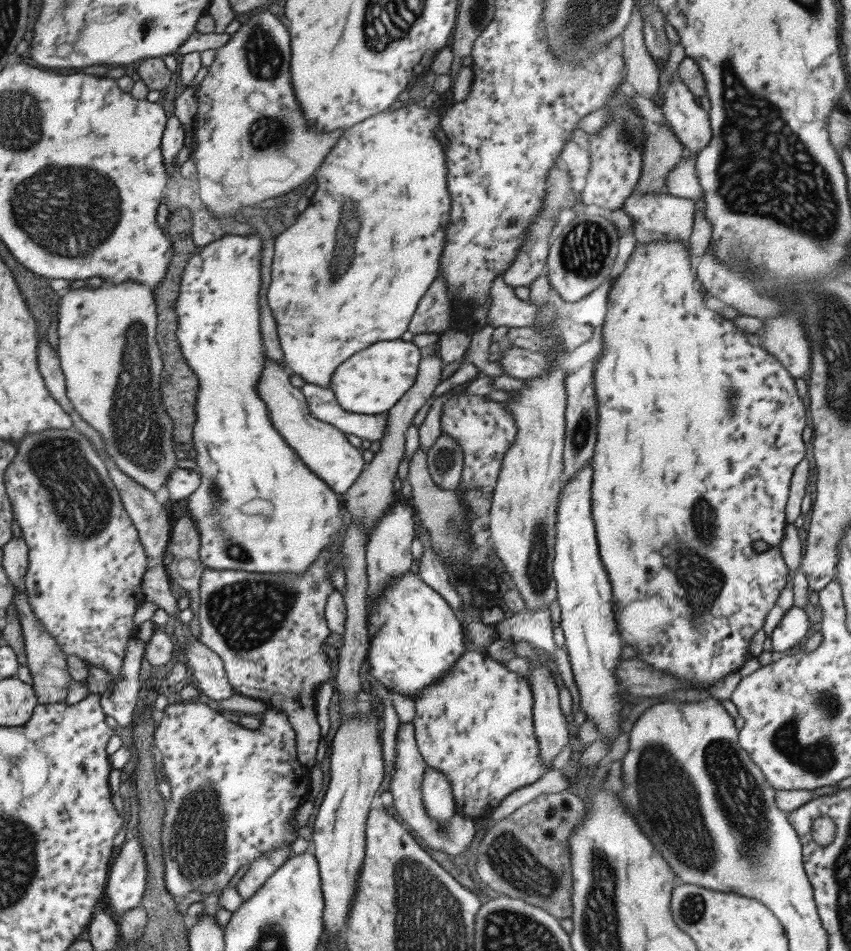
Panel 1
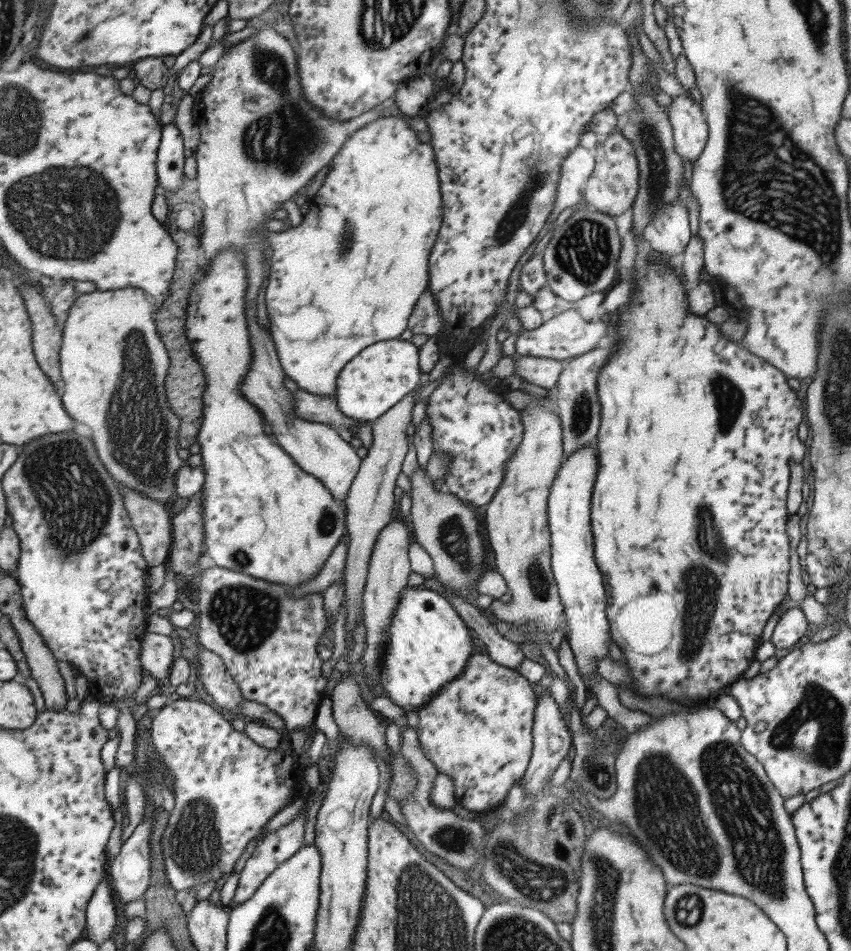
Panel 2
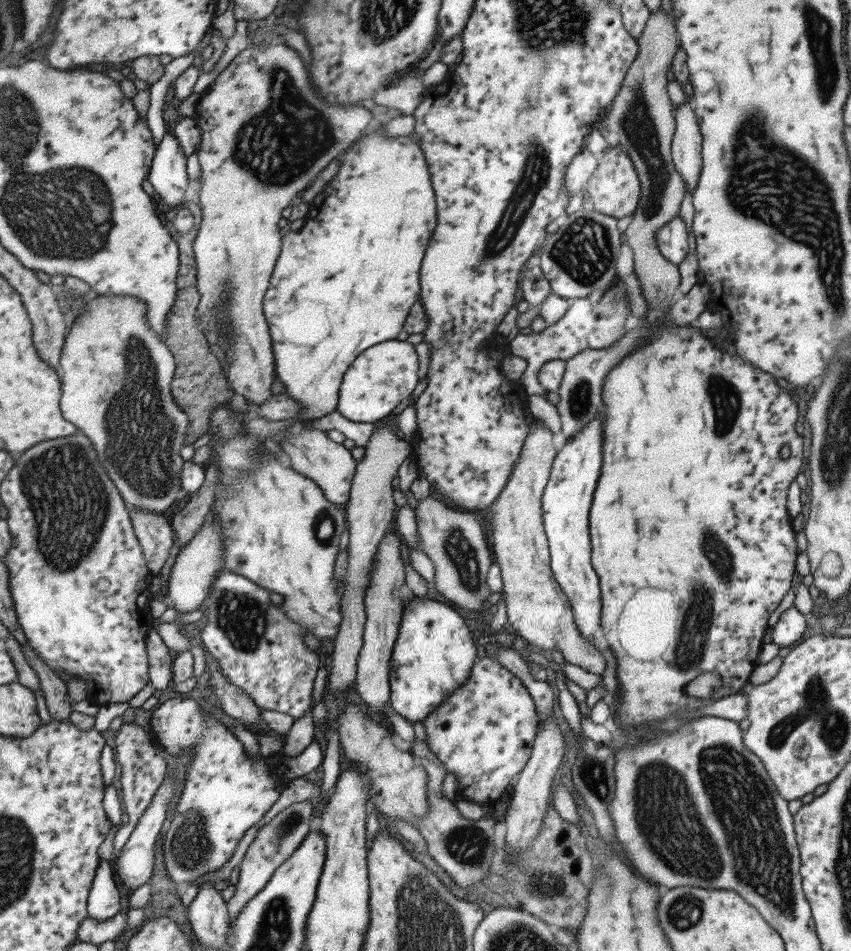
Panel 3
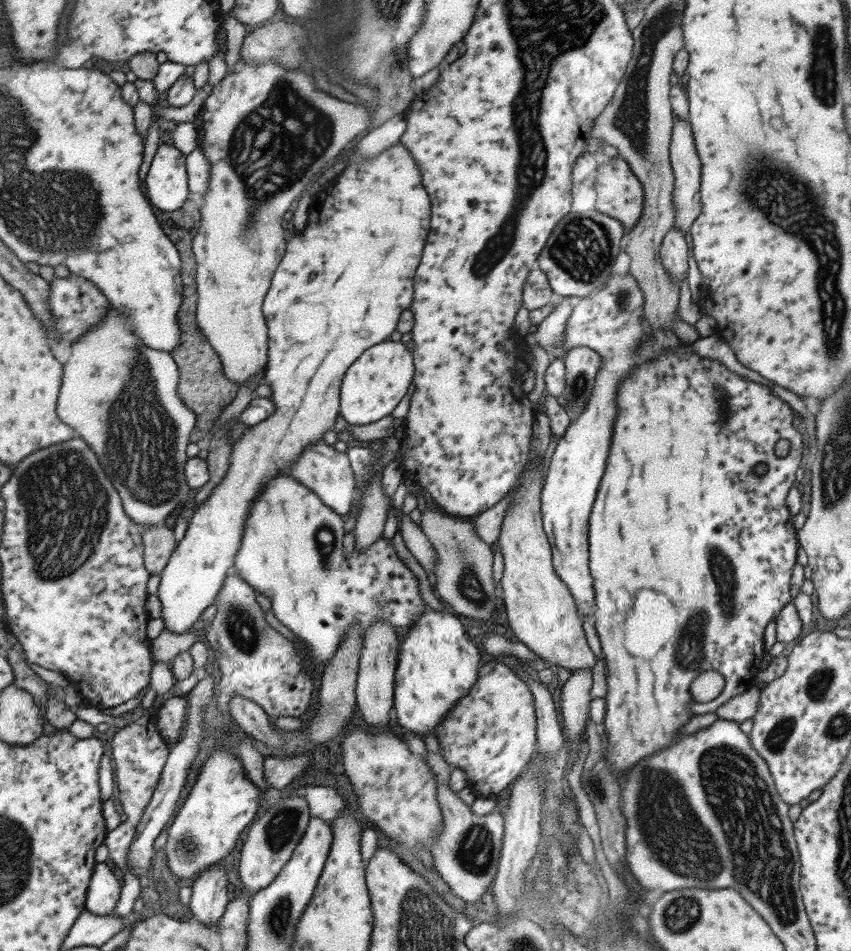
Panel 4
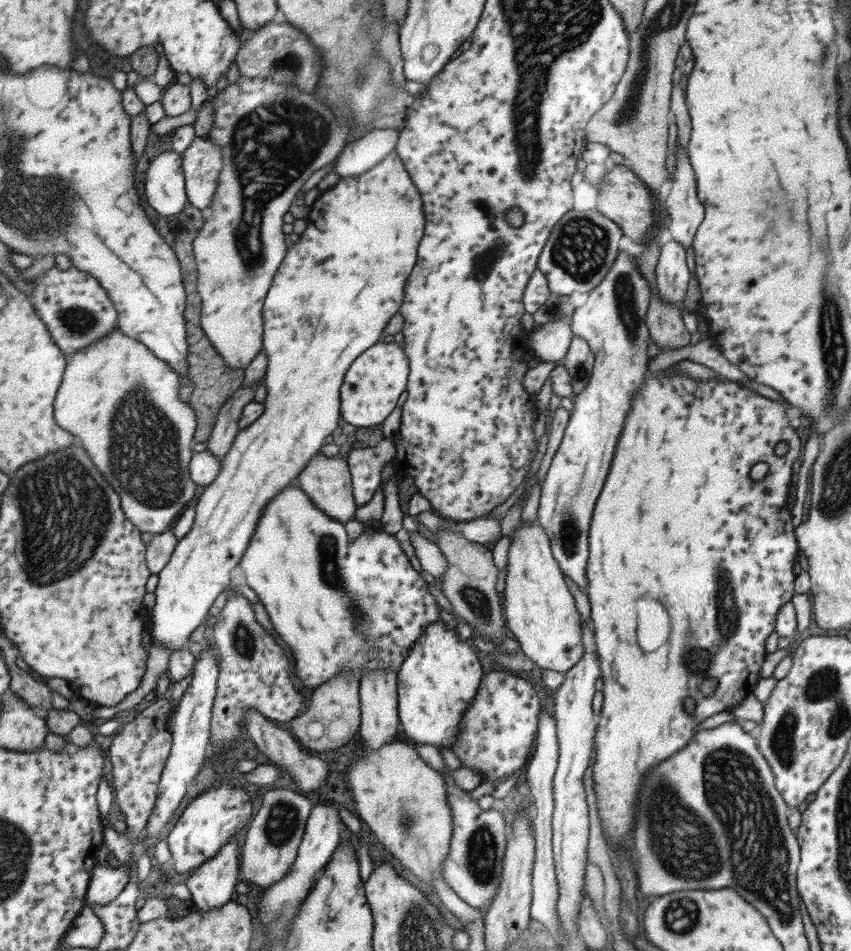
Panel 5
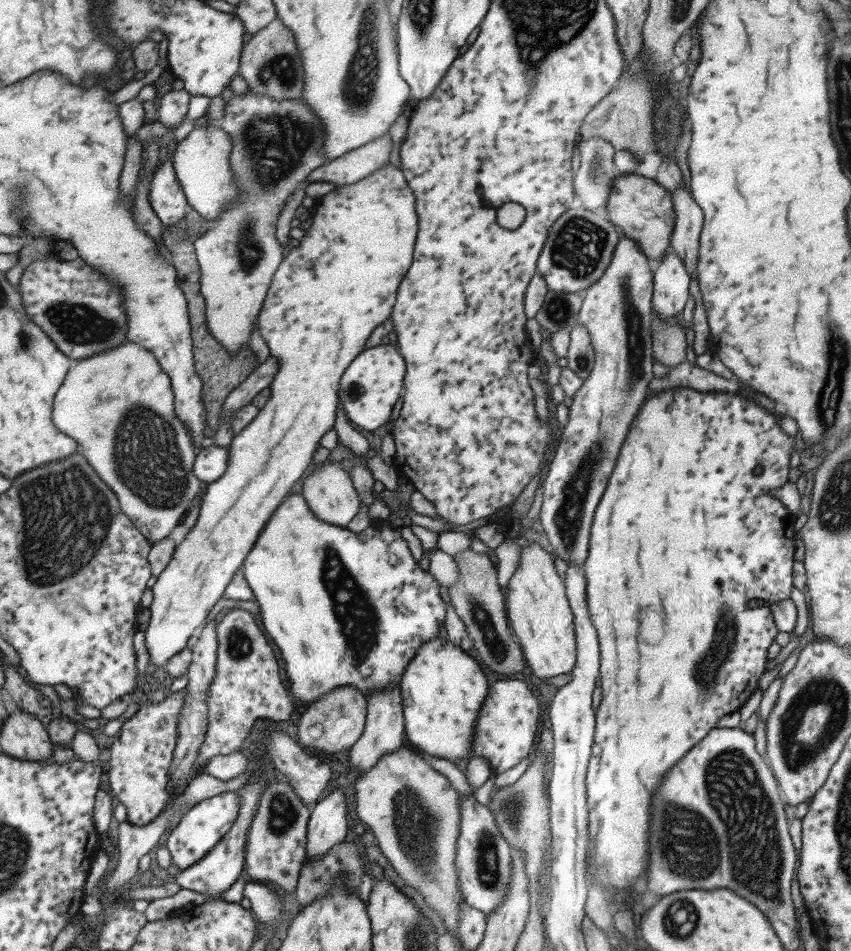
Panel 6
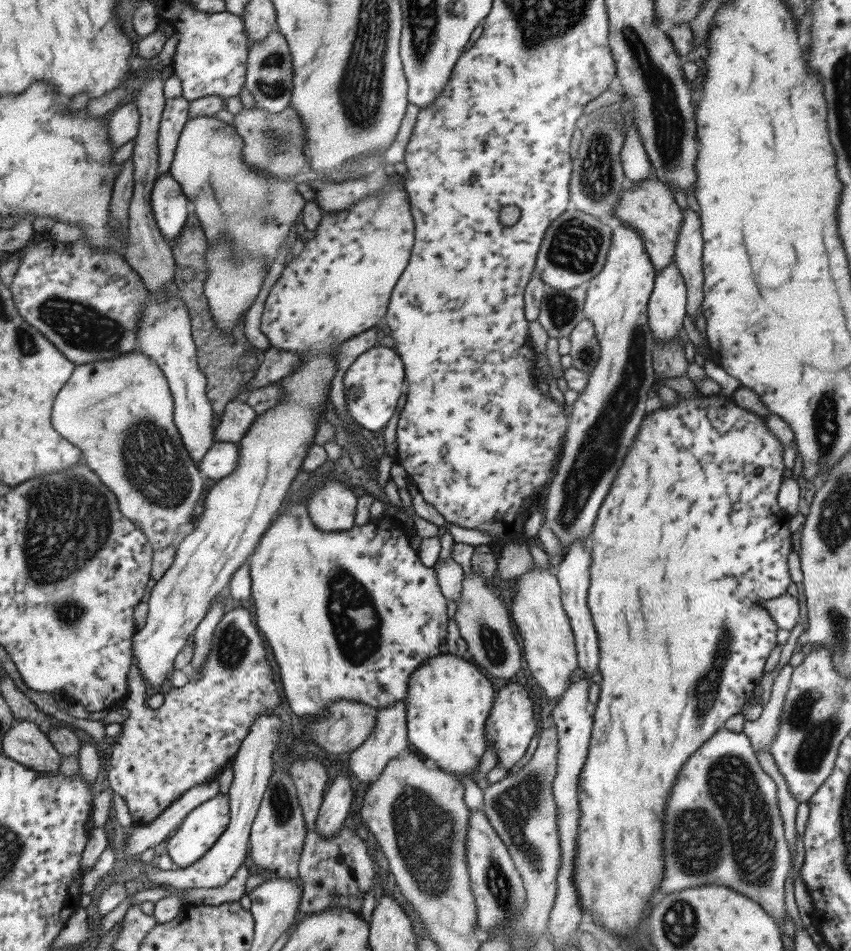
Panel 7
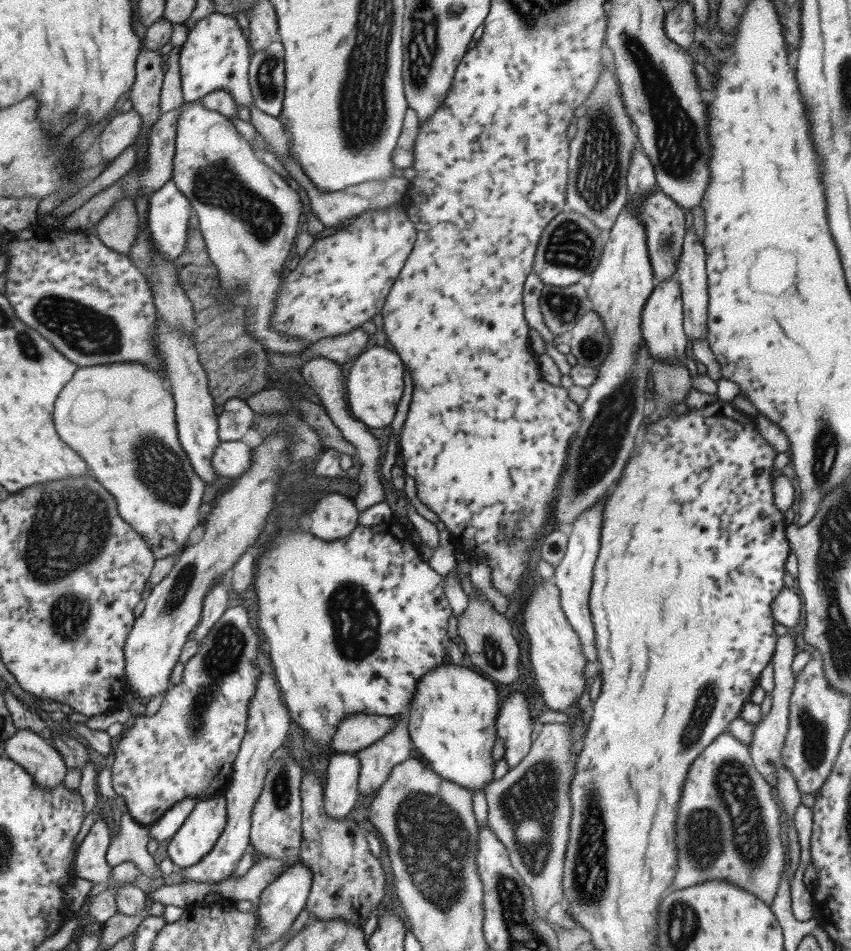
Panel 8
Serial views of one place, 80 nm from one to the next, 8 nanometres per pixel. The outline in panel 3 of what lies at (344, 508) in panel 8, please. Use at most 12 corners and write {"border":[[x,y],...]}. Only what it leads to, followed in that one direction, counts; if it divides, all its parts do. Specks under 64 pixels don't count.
{"border":[[301,429],[282,450],[289,467],[345,506],[356,469],[325,431]]}

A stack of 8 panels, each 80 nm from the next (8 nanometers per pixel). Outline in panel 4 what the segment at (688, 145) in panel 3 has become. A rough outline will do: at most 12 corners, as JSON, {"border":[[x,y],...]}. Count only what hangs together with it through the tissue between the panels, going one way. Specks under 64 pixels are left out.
{"border":[[675,119],[668,155],[683,236],[701,212],[701,163],[690,121]]}

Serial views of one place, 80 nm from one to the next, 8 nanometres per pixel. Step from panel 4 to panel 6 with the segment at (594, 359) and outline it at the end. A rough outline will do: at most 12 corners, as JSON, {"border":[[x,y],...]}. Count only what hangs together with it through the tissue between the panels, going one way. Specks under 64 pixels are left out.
{"border":[[586,328],[569,333],[568,367],[581,380],[588,377],[594,352]]}

